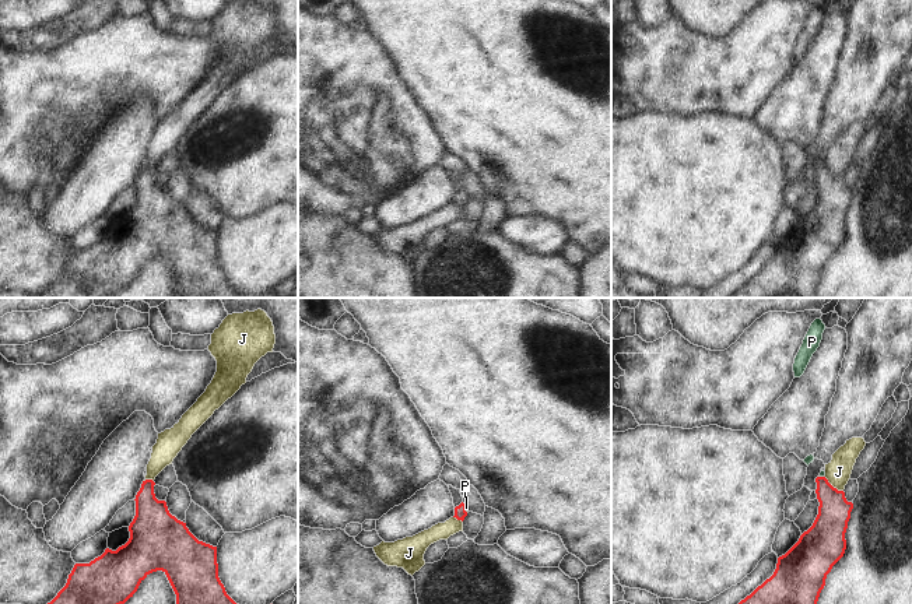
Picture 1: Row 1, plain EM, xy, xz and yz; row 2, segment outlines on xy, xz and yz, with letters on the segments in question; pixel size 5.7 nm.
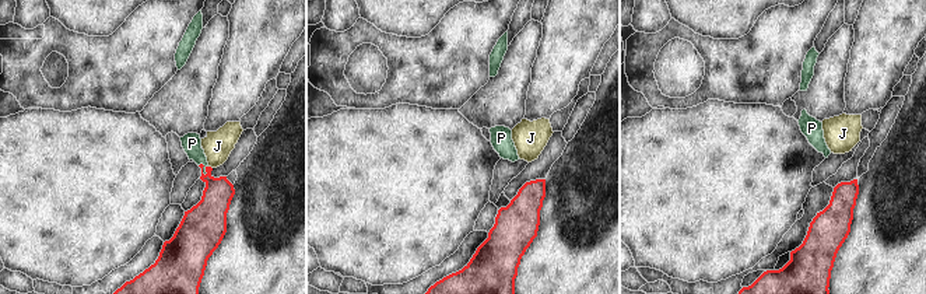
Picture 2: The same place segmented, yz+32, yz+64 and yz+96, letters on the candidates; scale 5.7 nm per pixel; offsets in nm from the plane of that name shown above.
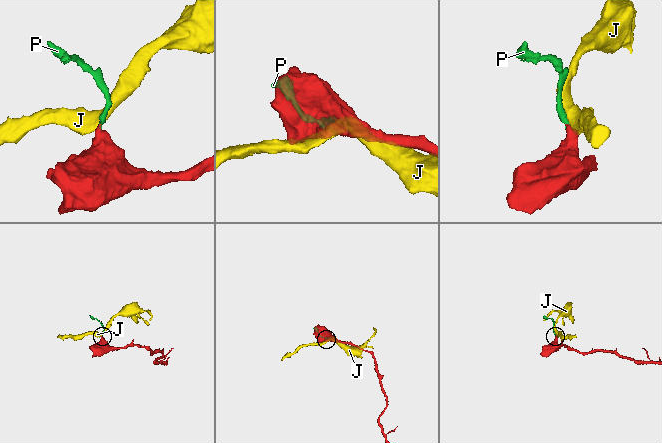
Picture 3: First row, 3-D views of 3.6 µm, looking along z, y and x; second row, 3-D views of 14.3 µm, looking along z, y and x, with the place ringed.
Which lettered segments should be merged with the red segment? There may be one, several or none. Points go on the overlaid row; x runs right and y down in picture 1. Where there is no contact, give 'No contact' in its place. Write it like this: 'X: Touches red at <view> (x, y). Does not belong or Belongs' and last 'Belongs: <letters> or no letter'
J: Touches red at yz (832, 487). Does not belong
P: Touches red at xz (465, 509). Belongs
Belongs: P.

